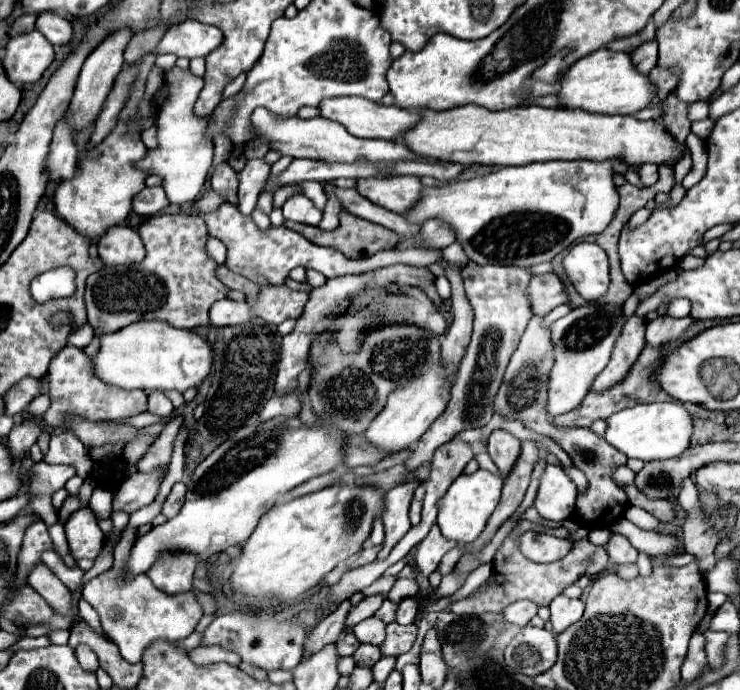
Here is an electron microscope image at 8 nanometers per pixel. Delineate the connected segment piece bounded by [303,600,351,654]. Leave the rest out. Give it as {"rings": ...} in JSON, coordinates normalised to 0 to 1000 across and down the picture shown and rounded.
{"rings":[[[466,870],[458,875],[458,881],[445,890],[436,901],[431,901],[426,907],[426,913],[418,919],[418,925],[412,928],[412,948],[426,948],[431,945],[436,936],[453,930],[458,925],[458,919],[464,916],[466,910],[466,896],[474,883],[474,875],[472,870]]]}

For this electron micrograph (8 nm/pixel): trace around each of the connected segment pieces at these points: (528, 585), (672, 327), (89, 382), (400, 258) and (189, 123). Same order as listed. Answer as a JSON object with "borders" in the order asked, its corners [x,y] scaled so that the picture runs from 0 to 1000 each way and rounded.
{"borders":[[[[709,751],[701,754],[701,759],[696,762],[696,768],[680,783],[677,794],[669,800],[666,829],[664,829],[664,838],[661,838],[658,849],[655,852],[647,852],[645,858],[634,861],[631,867],[623,867],[623,870],[609,872],[609,878],[607,878],[609,887],[615,887],[615,890],[680,887],[691,872],[699,872],[699,870],[707,870],[707,867],[720,870],[726,878],[742,878],[750,864],[755,864],[766,849],[772,849],[774,843],[780,843],[785,835],[793,835],[793,832],[796,835],[807,835],[823,817],[823,806],[820,806],[818,794],[799,788],[793,780],[791,783],[774,783],[772,800],[764,809],[753,812],[753,814],[745,814],[745,817],[723,817],[723,814],[715,814],[699,797],[699,780],[707,771],[712,771],[712,768],[739,771],[739,774],[747,774],[747,777],[755,777],[755,780],[769,780],[769,774],[766,774],[764,765],[736,765],[731,759],[718,759]]],[[[891,458],[885,464],[874,467],[874,487],[872,493],[882,501],[893,501],[899,496],[915,493],[936,467],[936,461],[926,458],[926,461],[907,461],[907,458]]],[[[88,501],[80,507],[80,513],[69,522],[66,539],[66,577],[69,588],[58,600],[58,612],[77,620],[91,616],[91,609],[99,600],[120,609],[166,609],[185,603],[191,597],[199,597],[199,571],[193,565],[164,565],[158,559],[136,554],[126,539],[123,539],[123,525],[120,516],[115,516],[107,504],[101,501]]],[[[304,293],[301,299],[296,299],[296,304],[285,307],[285,310],[274,310],[274,319],[282,330],[282,339],[296,345],[304,357],[307,357],[307,380],[304,386],[309,391],[315,391],[318,397],[326,397],[331,403],[336,403],[339,409],[358,409],[364,414],[374,414],[374,412],[385,412],[385,403],[391,400],[391,394],[401,386],[409,386],[412,391],[428,391],[442,403],[450,400],[464,400],[464,397],[491,397],[491,394],[501,394],[509,388],[520,388],[528,386],[534,380],[550,380],[550,383],[561,383],[561,386],[580,386],[596,377],[596,362],[574,362],[574,359],[553,359],[553,362],[520,362],[512,368],[504,368],[501,374],[488,374],[488,377],[472,377],[466,374],[458,362],[450,359],[436,359],[428,354],[420,354],[418,348],[412,348],[407,339],[377,328],[369,330],[364,328],[358,336],[353,336],[345,322],[339,319],[339,313],[328,313],[320,299]]],[[[234,99],[228,107],[223,107],[223,125],[228,128],[228,139],[209,174],[215,212],[209,217],[201,217],[196,232],[188,235],[188,243],[199,243],[204,252],[220,258],[220,272],[226,278],[228,293],[250,296],[269,287],[280,252],[288,241],[288,206],[280,194],[282,171],[266,168],[261,162],[264,145],[276,126],[276,116],[255,101]]]]}

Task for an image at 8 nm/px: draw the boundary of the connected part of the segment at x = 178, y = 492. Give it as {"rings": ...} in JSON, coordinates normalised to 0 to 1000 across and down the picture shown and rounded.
{"rings":[[[239,699],[239,701],[234,704],[234,710],[231,710],[231,716],[228,716],[228,722],[223,725],[220,739],[218,739],[226,751],[234,751],[234,748],[245,739],[245,733],[247,733],[247,728],[250,728],[250,713],[253,713],[253,707],[250,707],[247,699]]]}

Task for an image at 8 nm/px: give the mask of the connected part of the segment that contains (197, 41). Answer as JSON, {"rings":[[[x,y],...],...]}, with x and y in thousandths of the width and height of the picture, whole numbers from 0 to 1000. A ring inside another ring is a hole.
{"rings":[[[250,29],[226,41],[212,64],[212,78],[236,78],[258,87],[266,81],[280,81],[299,61],[301,49],[296,41],[266,29]]]}

